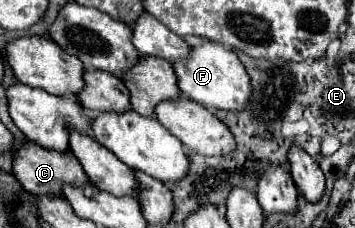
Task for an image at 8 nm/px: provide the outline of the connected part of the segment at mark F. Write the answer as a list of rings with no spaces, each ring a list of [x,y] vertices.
[[[203,41],[199,47],[193,47],[187,59],[177,59],[173,67],[179,79],[179,89],[183,97],[201,103],[209,111],[243,111],[253,99],[251,79],[243,63],[239,61],[237,53],[229,47]]]

